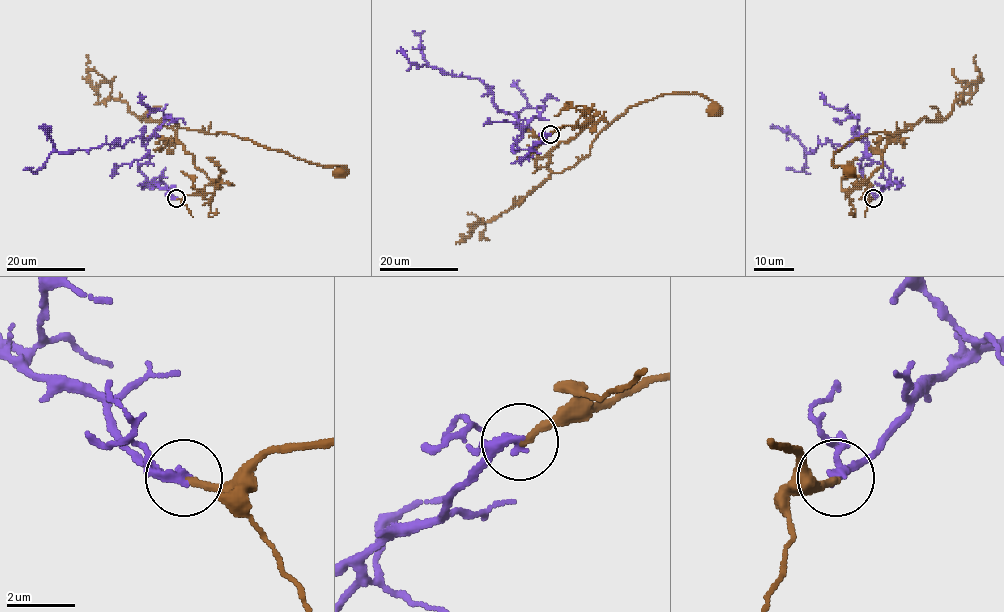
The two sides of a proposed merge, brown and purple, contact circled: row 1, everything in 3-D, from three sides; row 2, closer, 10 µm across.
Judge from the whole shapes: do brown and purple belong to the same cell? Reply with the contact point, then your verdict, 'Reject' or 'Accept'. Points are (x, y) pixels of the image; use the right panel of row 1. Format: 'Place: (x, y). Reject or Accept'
Place: (873, 198). Reject

